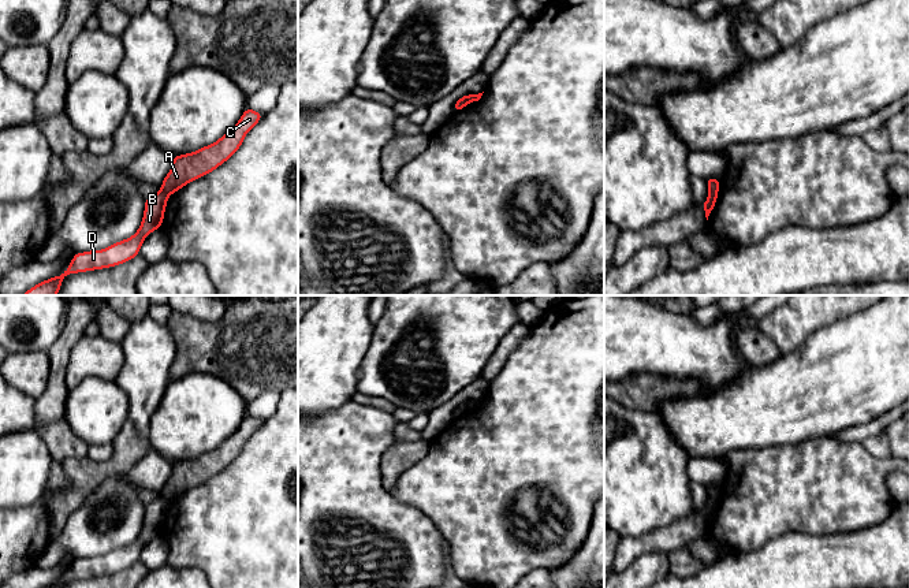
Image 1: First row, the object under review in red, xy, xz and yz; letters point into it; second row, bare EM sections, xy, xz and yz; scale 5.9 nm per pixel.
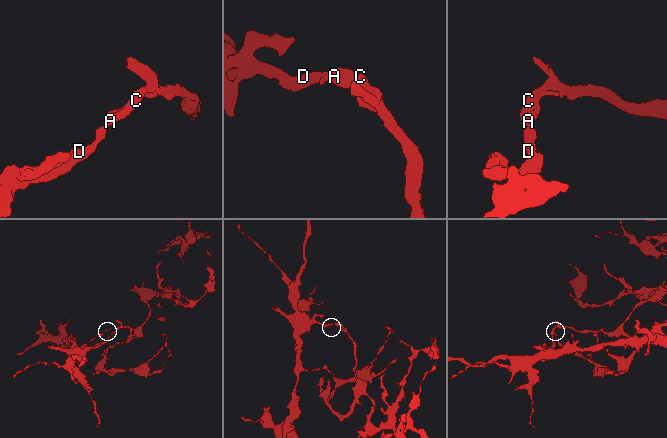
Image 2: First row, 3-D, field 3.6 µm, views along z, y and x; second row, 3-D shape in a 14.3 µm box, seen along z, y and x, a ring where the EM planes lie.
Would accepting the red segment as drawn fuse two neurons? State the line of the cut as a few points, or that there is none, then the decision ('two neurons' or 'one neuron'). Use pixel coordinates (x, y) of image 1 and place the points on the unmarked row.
yz (710, 498), (716, 499) | two neurons

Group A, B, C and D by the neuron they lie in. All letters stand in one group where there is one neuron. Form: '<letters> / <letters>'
A C / B D

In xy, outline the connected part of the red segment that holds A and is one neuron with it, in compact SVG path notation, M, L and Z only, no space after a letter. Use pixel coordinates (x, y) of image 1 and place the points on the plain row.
M247 413L239 428L215 450L206 451L191 459L174 462L172 473L161 488L161 496L167 502L171 502L187 490L220 473L241 454L246 440L262 423L262 420Z

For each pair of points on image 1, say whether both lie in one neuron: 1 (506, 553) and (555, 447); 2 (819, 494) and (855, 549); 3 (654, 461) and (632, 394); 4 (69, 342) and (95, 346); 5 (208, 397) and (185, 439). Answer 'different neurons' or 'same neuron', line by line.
1: same neuron
2: different neurons
3: different neurons
4: different neurons
5: same neuron

